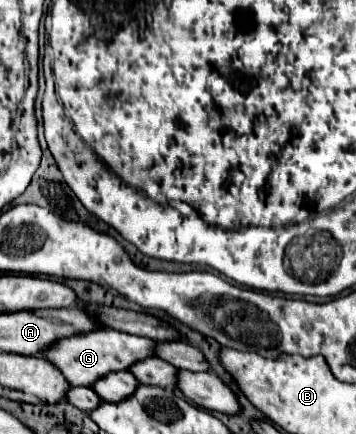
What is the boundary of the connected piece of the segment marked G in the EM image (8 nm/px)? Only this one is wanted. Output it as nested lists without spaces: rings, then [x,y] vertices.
[[[102,329],[102,331],[94,331],[90,335],[62,339],[56,345],[52,345],[52,349],[46,349],[46,353],[42,353],[42,355],[48,361],[54,361],[58,365],[58,369],[62,369],[64,377],[74,387],[90,387],[98,379],[106,377],[108,373],[128,371],[134,363],[154,357],[156,355],[154,347],[156,347],[154,341],[150,341],[148,337],[138,337],[138,335],[130,335],[130,333],[122,333],[122,331],[114,331],[114,329]]]

